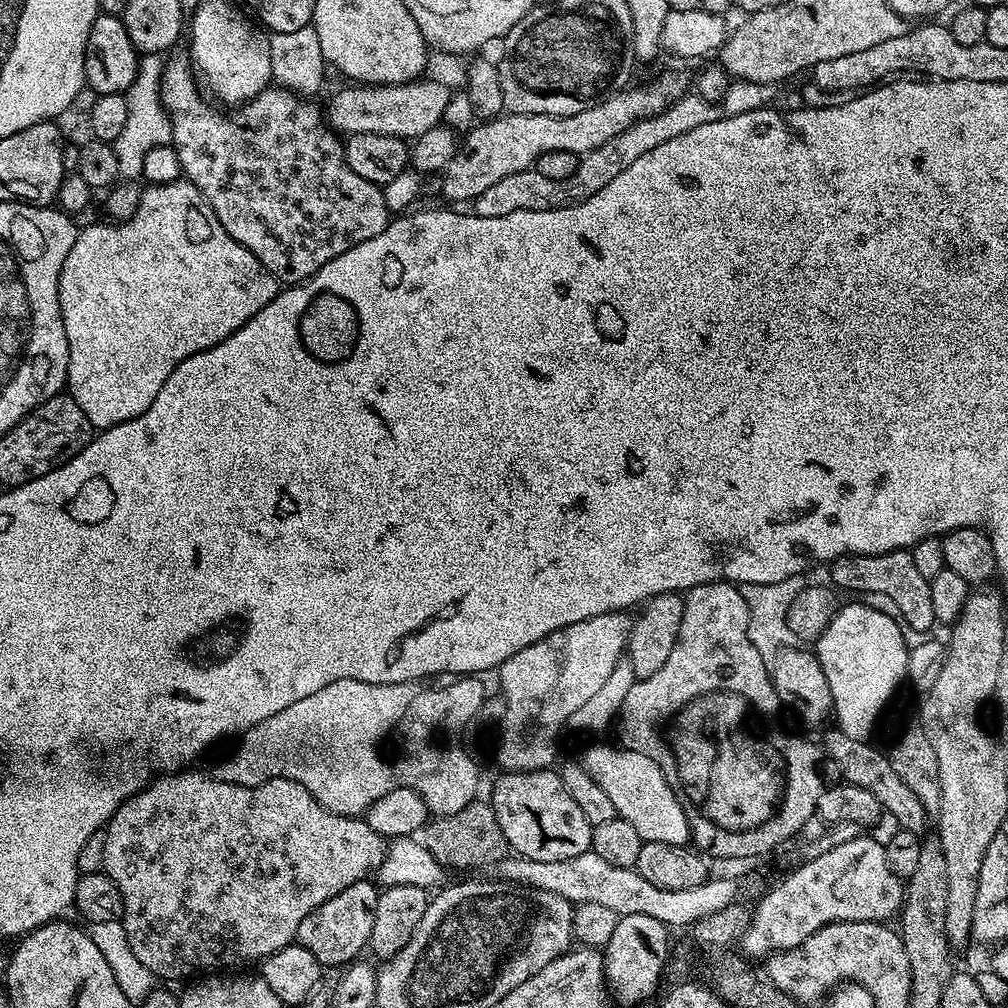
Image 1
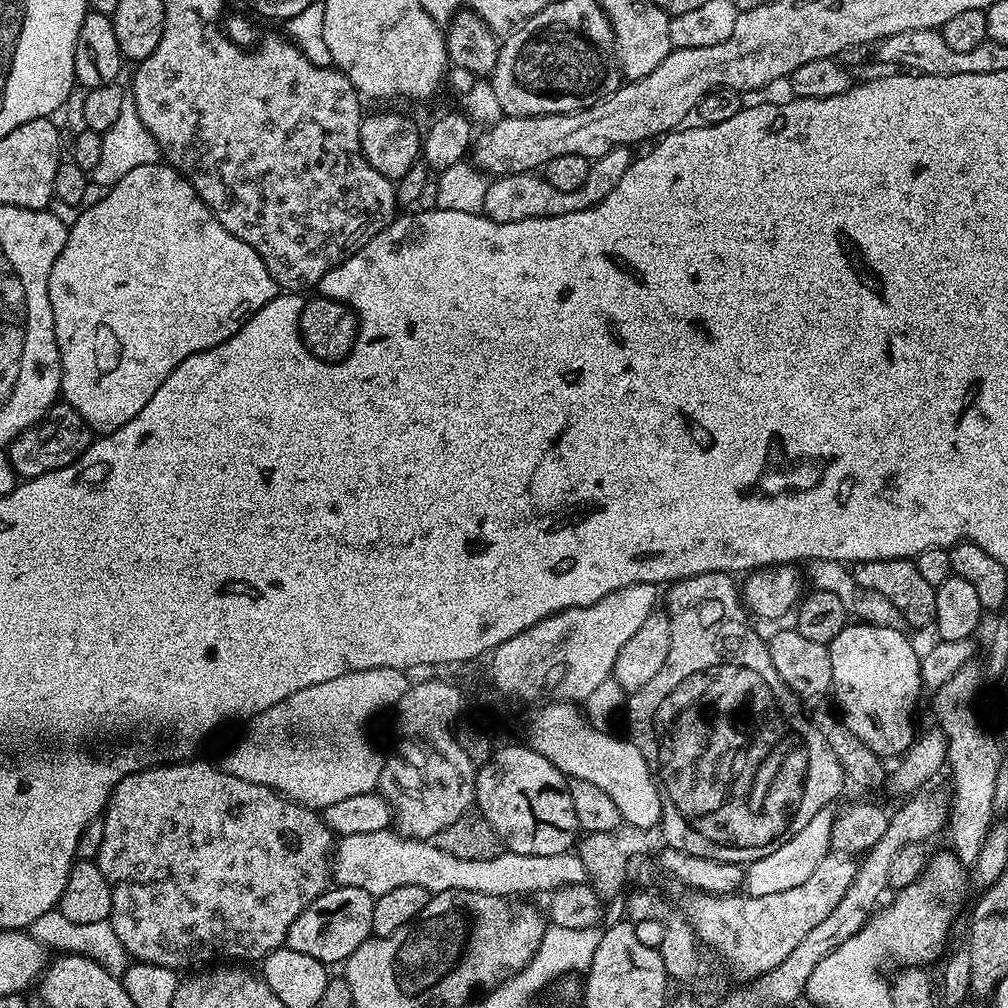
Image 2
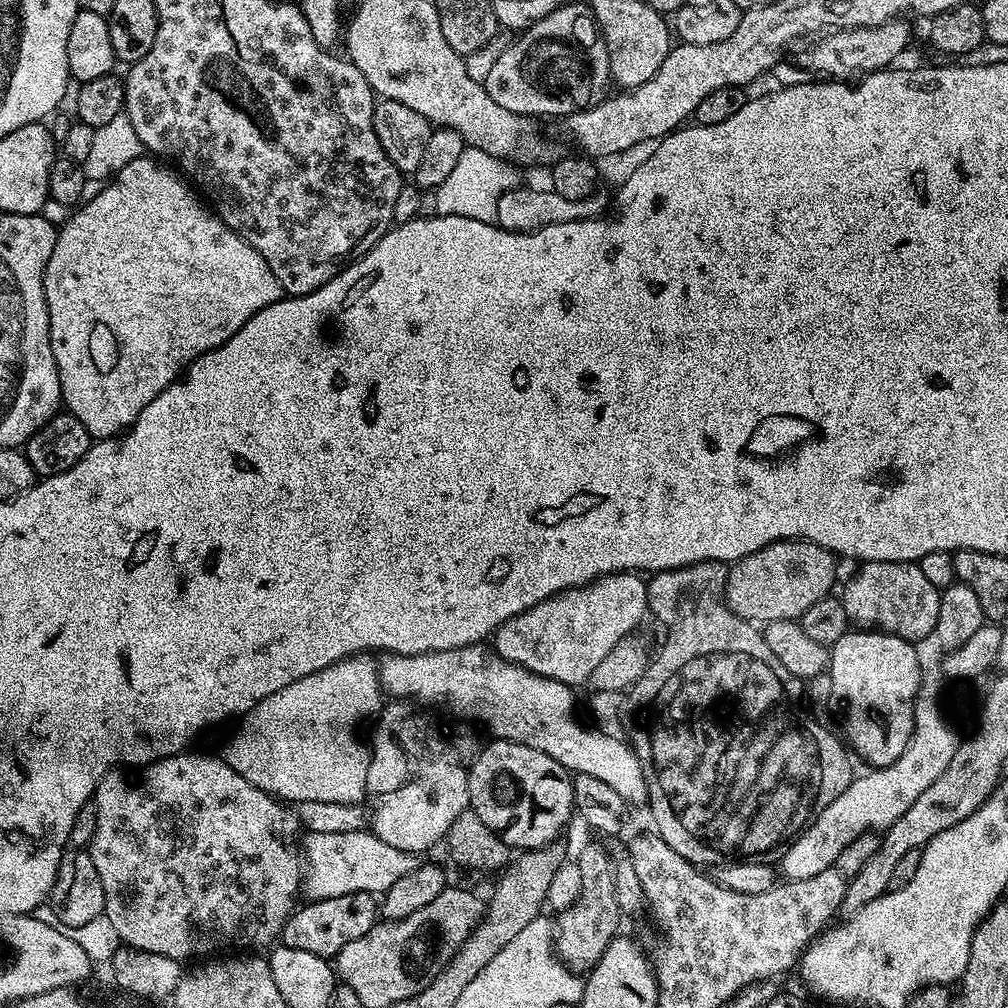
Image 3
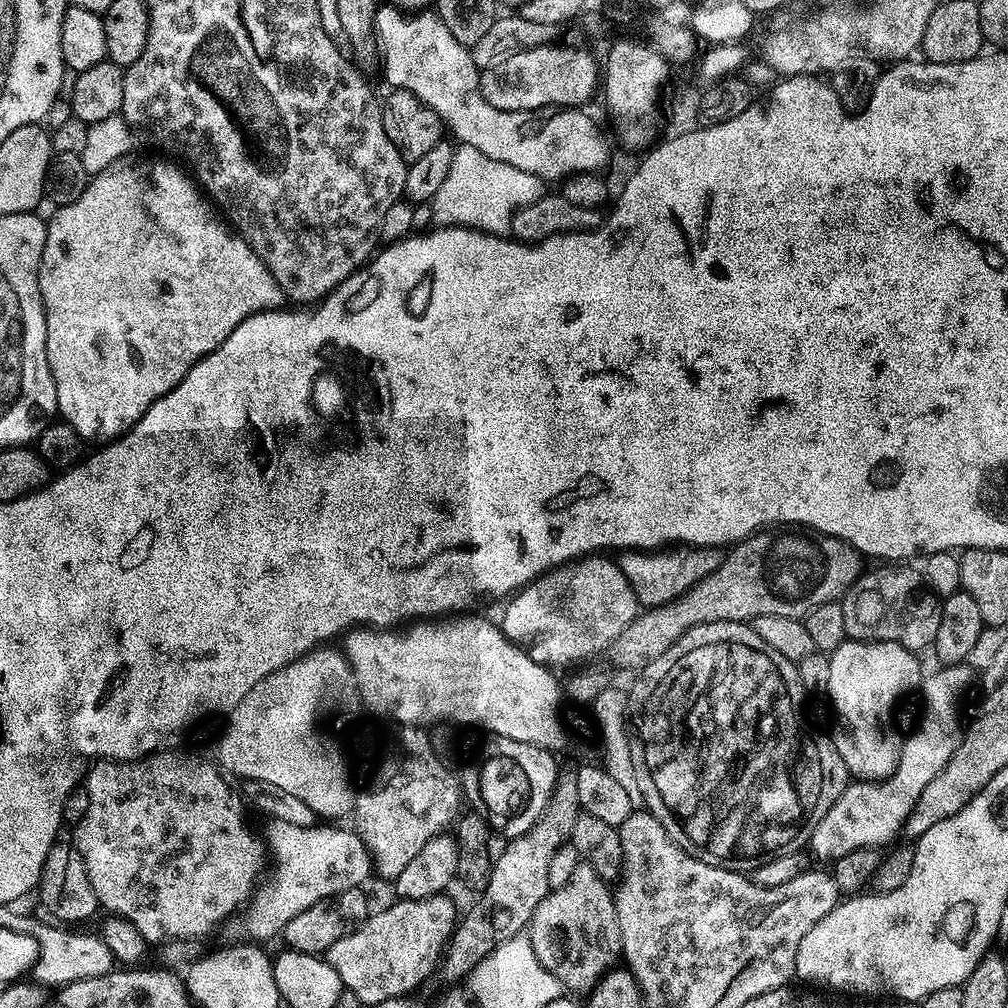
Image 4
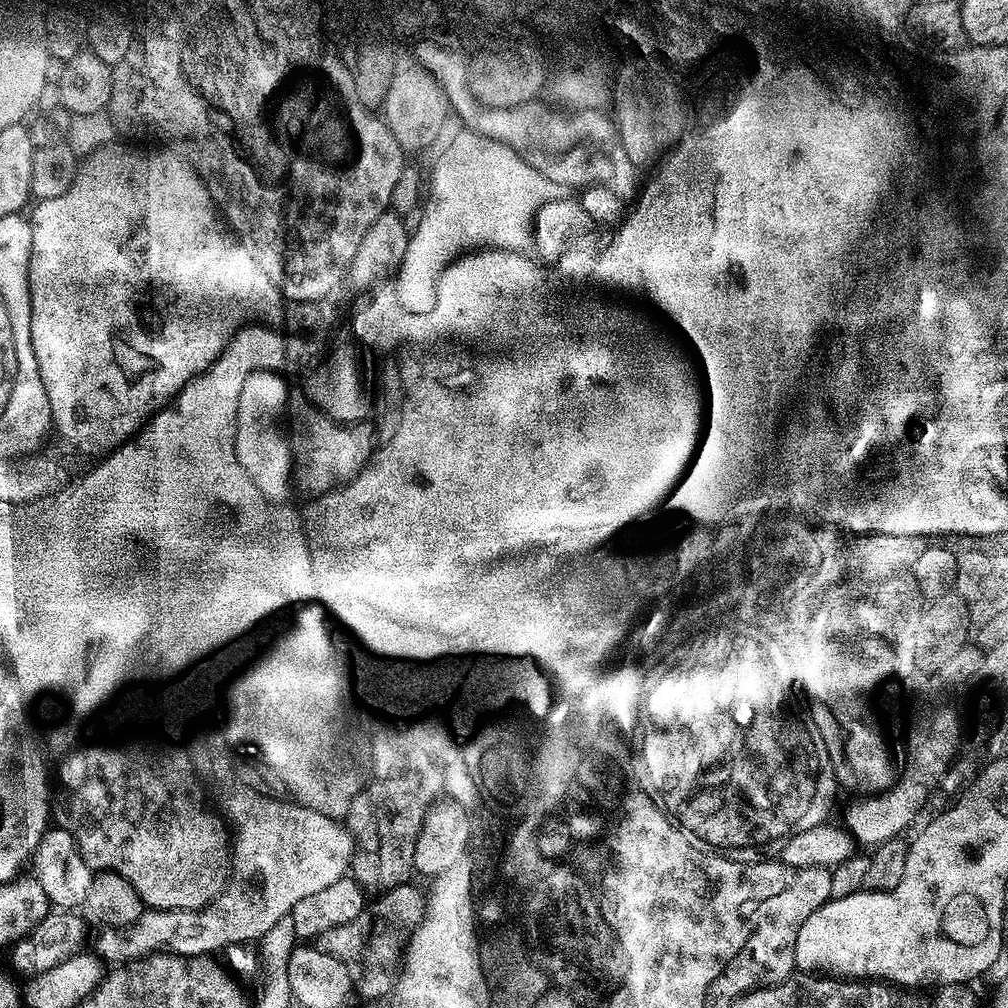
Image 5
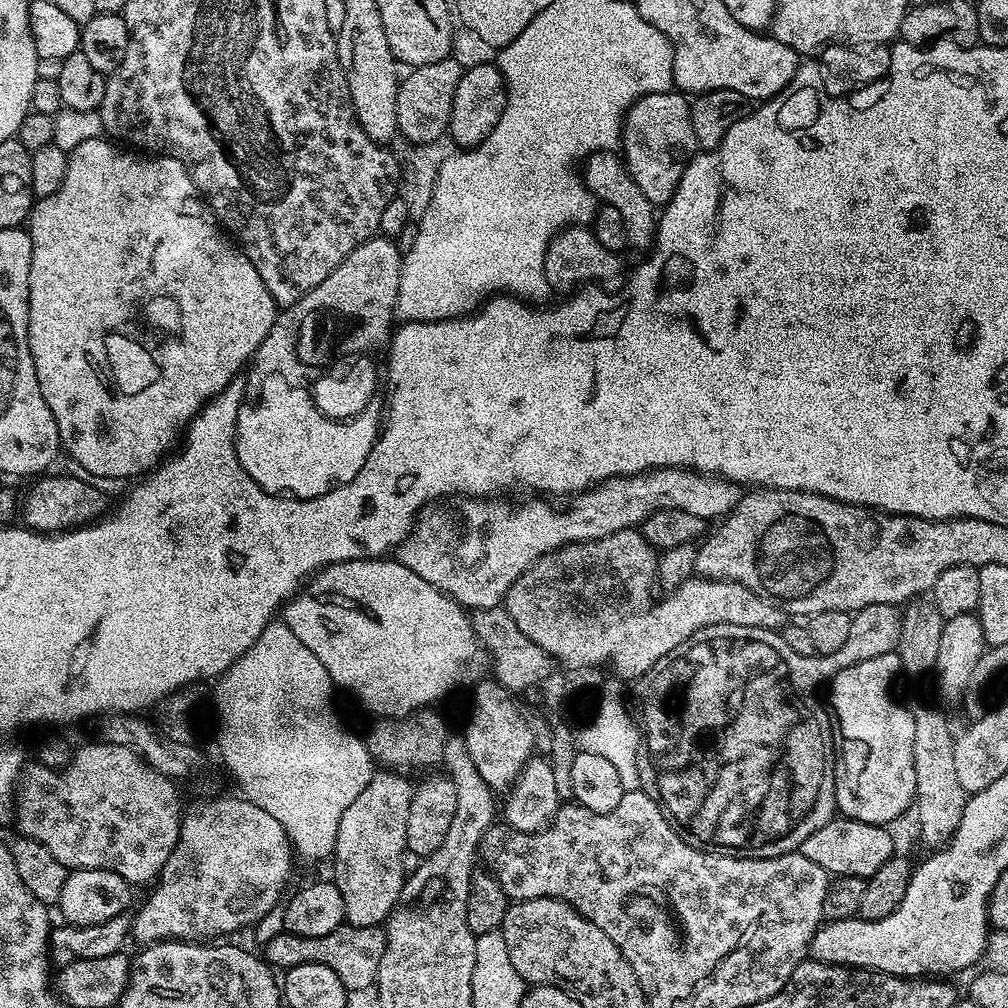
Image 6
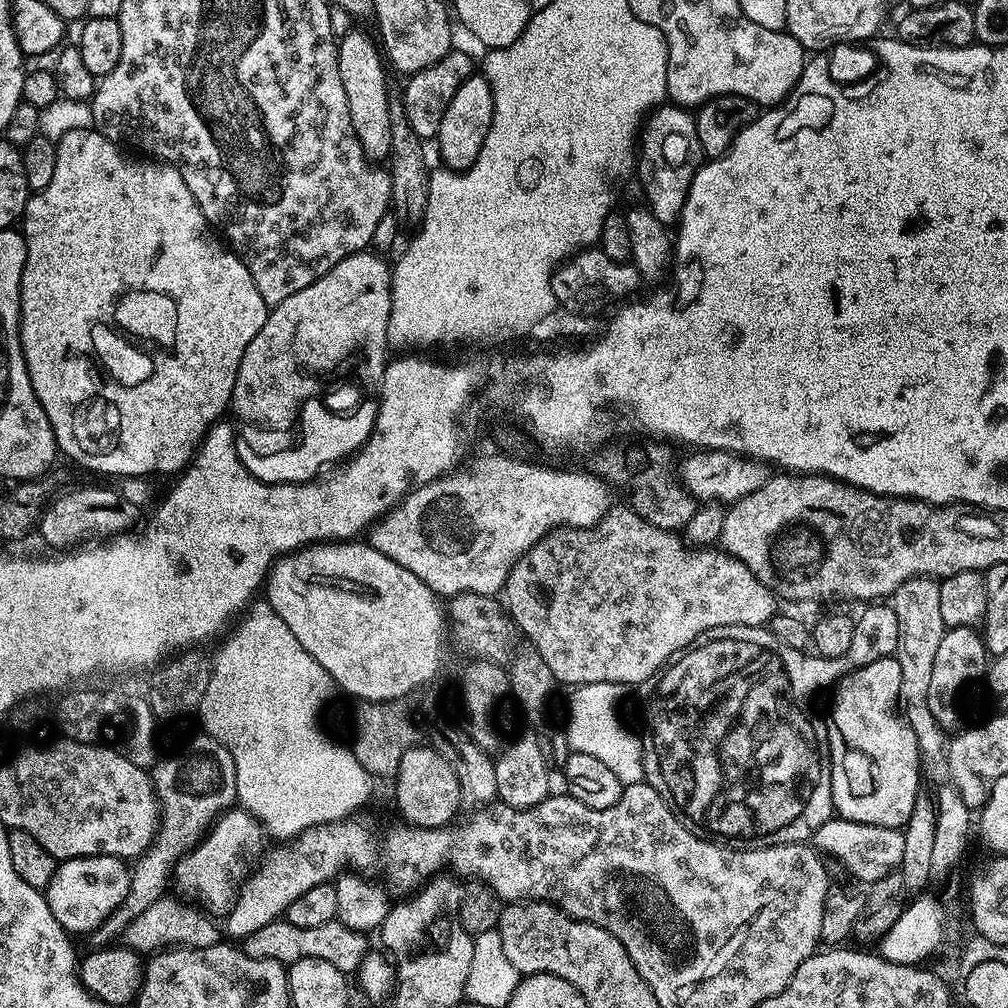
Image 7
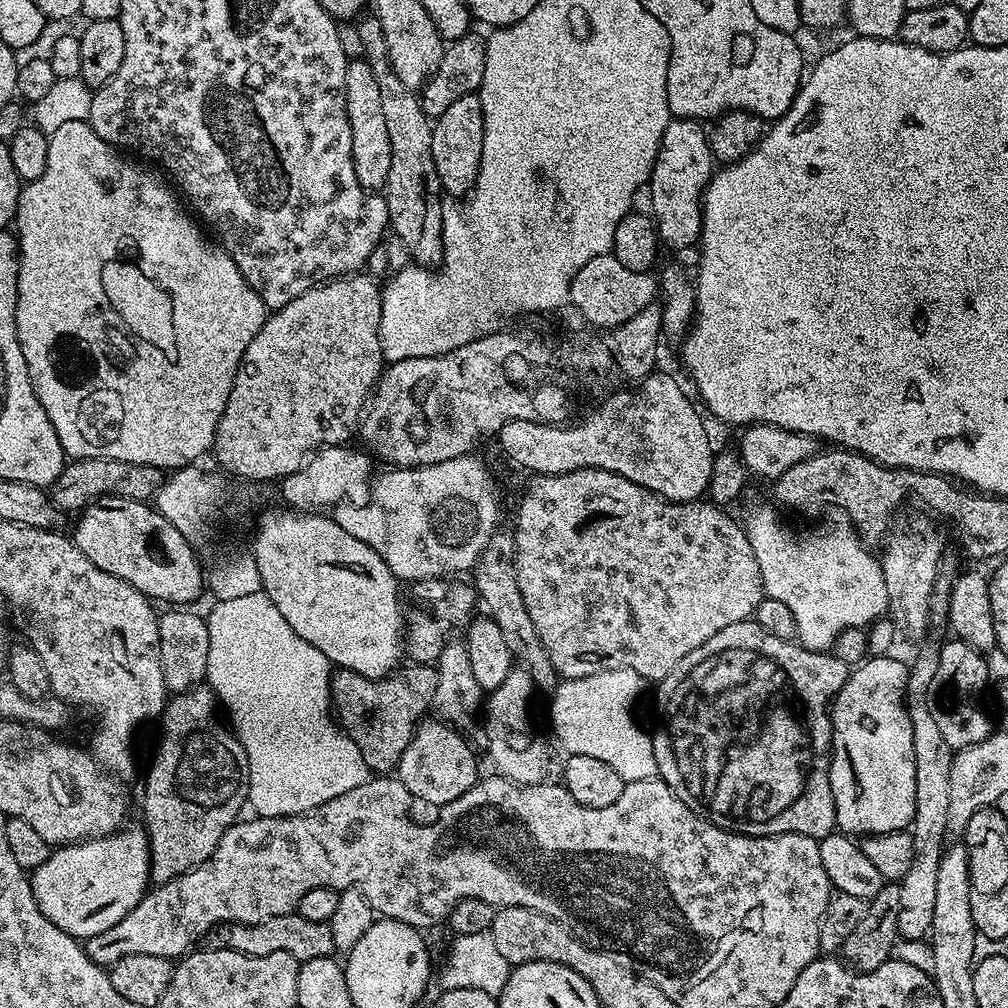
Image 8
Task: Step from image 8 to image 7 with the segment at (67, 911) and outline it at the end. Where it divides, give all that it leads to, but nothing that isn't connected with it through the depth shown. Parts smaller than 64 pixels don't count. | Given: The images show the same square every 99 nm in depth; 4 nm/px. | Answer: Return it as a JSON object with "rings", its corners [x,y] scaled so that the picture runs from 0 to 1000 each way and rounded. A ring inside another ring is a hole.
{"rings":[[[82,849],[63,854],[47,879],[48,896],[52,898],[52,906],[57,915],[67,923],[90,923],[103,914],[116,898],[114,883],[103,881],[103,865],[119,865],[122,861],[124,864],[125,857],[118,849]],[[83,889],[87,893],[83,893]]]}

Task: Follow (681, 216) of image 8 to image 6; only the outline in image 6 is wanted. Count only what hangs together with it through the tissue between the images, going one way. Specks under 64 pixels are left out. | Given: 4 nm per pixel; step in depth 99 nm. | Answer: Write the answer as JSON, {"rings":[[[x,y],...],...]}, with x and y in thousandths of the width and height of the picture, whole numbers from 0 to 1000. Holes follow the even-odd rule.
{"rings":[[[674,89],[641,93],[624,105],[619,114],[617,132],[617,158],[625,177],[633,181],[633,188],[645,200],[658,204],[665,200],[684,159],[691,154],[688,128],[686,124],[684,96]]]}

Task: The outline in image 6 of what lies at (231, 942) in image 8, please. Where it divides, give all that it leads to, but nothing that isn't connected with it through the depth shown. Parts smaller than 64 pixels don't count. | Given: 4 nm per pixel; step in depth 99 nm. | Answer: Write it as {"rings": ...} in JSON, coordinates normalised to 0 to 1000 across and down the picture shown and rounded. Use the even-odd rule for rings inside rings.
{"rings":[[[344,915],[335,923],[327,923],[327,927],[319,927],[315,931],[300,931],[296,927],[280,924],[260,937],[260,948],[274,962],[285,962],[301,956],[327,958],[327,962],[335,966],[339,978],[344,980],[346,985],[353,986],[360,980],[368,981],[373,975],[375,958],[381,945],[382,928],[380,920],[351,919]]]}

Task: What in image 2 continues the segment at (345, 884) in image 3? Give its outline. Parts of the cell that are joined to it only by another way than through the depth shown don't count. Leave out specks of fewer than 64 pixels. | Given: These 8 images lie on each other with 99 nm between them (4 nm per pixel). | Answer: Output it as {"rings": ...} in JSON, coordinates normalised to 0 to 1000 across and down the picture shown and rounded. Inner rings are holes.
{"rings":[[[392,823],[336,830],[332,834],[331,844],[327,850],[327,869],[334,878],[346,877],[355,883],[363,883],[363,887],[367,887],[370,891],[383,887],[387,883],[395,883],[395,879],[419,879],[427,887],[442,883],[470,883],[470,887],[490,887],[501,891],[514,891],[510,889],[518,889],[522,885],[547,887],[553,881],[578,878],[583,873],[581,859],[577,857],[577,851],[567,843],[541,849],[527,849],[526,847],[498,843],[490,851],[467,853],[466,851],[450,851],[450,847],[442,847],[431,835],[409,833],[405,829],[398,829]]]}

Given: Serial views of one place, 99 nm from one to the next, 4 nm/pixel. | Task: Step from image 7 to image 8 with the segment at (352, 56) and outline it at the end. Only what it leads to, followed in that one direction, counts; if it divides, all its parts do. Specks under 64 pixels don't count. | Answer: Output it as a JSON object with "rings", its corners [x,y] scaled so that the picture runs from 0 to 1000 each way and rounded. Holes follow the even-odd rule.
{"rings":[[[346,60],[343,69],[343,113],[347,121],[347,141],[351,157],[351,173],[362,188],[377,188],[385,180],[387,173],[387,132],[383,130],[383,113],[379,113],[379,100],[375,90],[375,77],[367,69],[364,60]]]}

